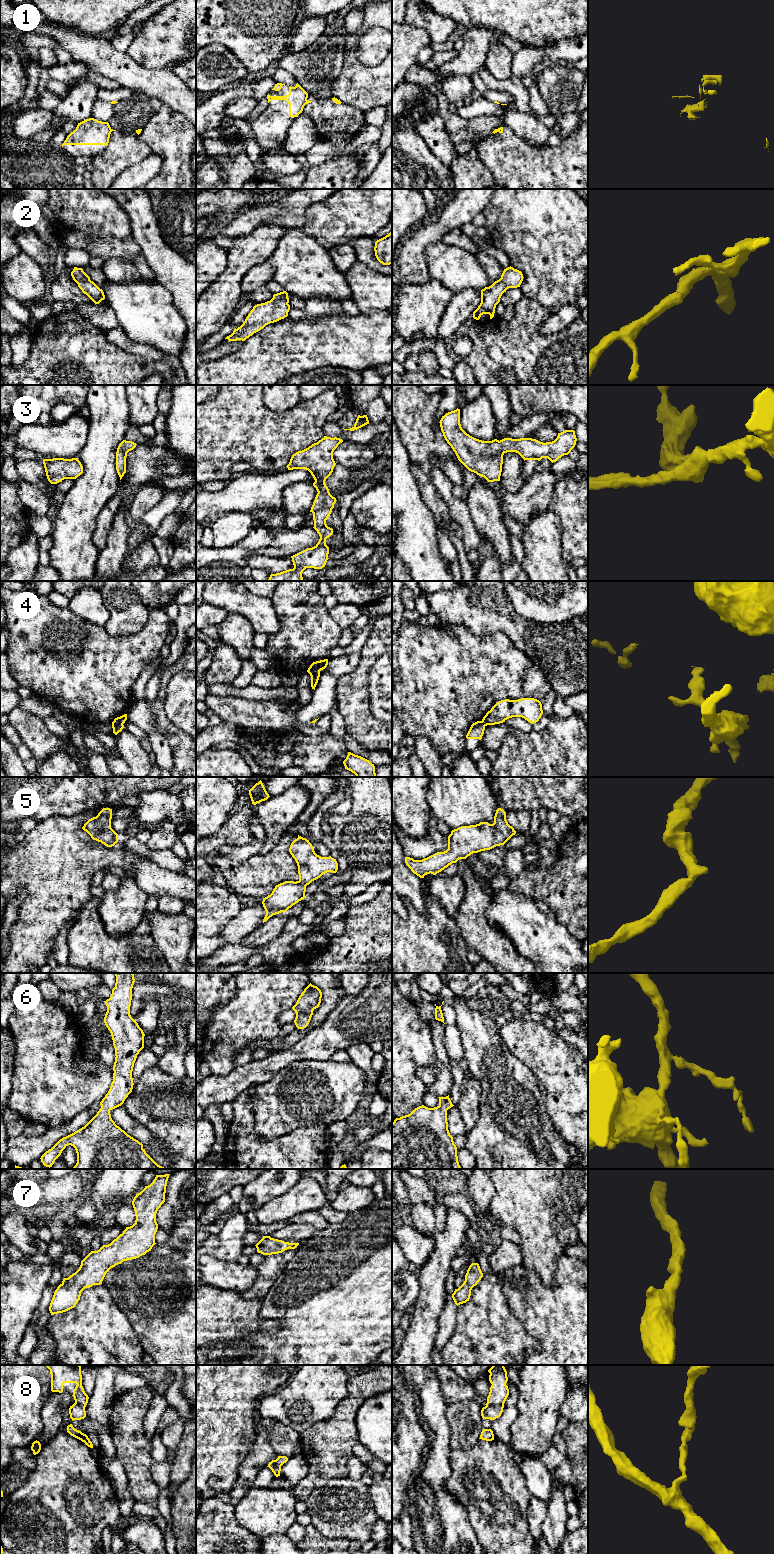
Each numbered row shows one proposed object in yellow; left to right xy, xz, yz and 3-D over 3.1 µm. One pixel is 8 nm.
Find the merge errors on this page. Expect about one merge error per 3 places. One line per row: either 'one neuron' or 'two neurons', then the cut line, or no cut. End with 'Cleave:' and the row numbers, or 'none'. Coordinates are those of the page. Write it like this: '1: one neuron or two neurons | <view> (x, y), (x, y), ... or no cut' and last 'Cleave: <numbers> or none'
1: two neurons | xz (306, 99), (304, 104)
2: one neuron | no cut
3: one neuron | no cut
4: two neurons | xy (113, 721), (122, 724)
5: one neuron | no cut
6: one neuron | no cut
7: one neuron | no cut
8: two neurons | yz (503, 1404), (486, 1406)
Cleave: 1, 4, 8

